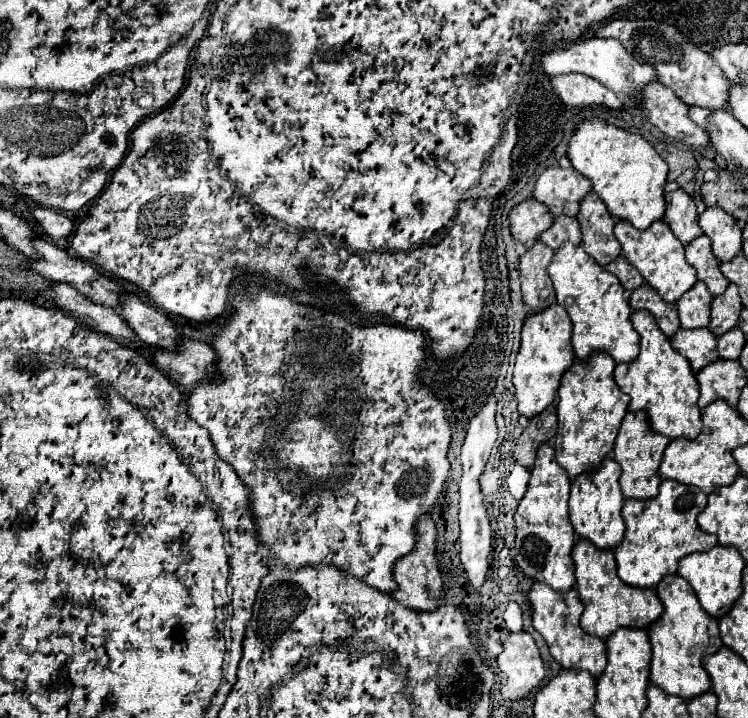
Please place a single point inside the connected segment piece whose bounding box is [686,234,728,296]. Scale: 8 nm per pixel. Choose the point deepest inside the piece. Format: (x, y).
(698, 253)

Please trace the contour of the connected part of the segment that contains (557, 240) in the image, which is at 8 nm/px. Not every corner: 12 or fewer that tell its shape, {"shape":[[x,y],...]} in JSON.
{"shape":[[556,216],[540,234],[550,248],[564,242],[580,244],[582,234],[576,218]]}

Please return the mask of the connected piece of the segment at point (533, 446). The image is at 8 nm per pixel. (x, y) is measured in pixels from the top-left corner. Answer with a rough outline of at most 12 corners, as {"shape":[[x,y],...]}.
{"shape":[[556,404],[530,418],[514,458],[534,466],[536,450],[556,434]]}

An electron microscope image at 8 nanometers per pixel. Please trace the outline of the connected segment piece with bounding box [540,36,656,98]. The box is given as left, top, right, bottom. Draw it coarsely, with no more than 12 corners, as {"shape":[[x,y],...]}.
{"shape":[[612,38],[546,52],[548,76],[580,72],[632,98],[656,80]]}

